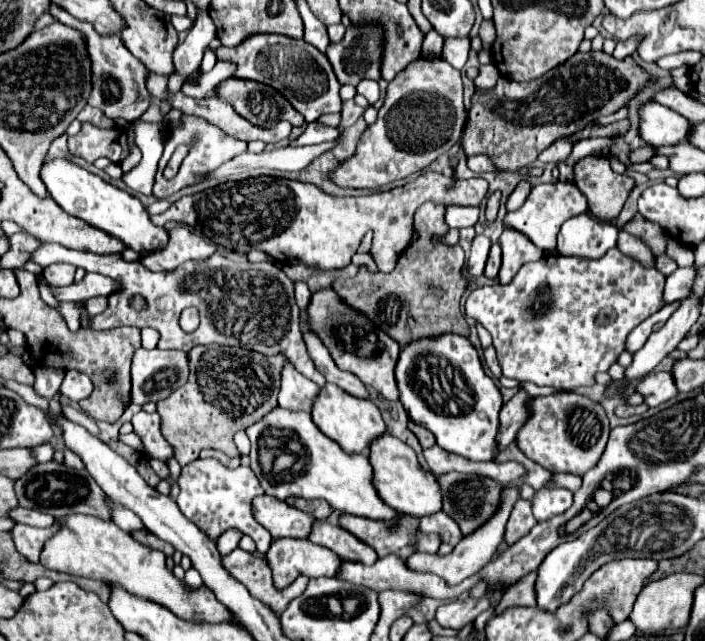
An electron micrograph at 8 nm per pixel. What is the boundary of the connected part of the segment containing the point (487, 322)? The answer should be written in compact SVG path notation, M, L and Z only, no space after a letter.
M611 248L599 260L583 260L583 258L567 258L567 256L559 256L559 254L545 254L545 256L541 256L541 260L523 264L519 268L517 276L511 280L511 284L493 284L493 286L483 286L483 288L473 290L467 298L465 312L467 312L469 318L475 318L475 322L479 322L493 336L493 348L497 350L497 360L501 364L503 376L515 378L519 382L533 382L537 386L555 386L559 390L575 390L579 386L591 386L595 382L593 376L597 372L605 372L617 360L617 356L625 350L627 334L635 326L639 326L645 318L649 318L653 312L661 310L661 306L663 306L663 286L665 286L665 276L657 268L643 268L641 264L631 260L629 256L621 254L617 248Z

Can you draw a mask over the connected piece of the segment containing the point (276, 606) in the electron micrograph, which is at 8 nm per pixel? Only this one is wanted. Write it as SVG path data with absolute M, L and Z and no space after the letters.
M235 548L229 556L221 556L221 562L223 562L225 570L235 580L239 580L253 598L261 600L263 604L269 604L269 608L273 608L273 612L277 612L277 616L281 616L281 610L287 608L289 600L303 594L303 590L307 588L307 582L309 582L309 578L299 576L293 584L289 584L289 588L279 590L273 586L271 568L269 568L267 560L257 554L249 554L241 548Z

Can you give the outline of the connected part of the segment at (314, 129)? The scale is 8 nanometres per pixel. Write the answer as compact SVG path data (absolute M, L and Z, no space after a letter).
M313 122L313 124L307 124L305 132L301 134L299 140L295 140L293 144L295 146L307 146L307 144L323 144L323 142L333 142L341 136L341 130L339 128L331 128L331 126L325 126L321 122Z

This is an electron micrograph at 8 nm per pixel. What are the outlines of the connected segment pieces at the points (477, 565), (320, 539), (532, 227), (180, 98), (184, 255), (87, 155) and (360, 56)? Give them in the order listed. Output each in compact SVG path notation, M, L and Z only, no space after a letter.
M509 484L509 486L503 486L503 492L501 492L501 508L497 508L497 512L481 526L477 528L477 532L471 532L469 536L465 536L455 548L451 554L447 556L435 556L435 554L423 554L423 552L415 552L413 556L407 558L407 564L409 568L413 568L415 572L431 572L431 574L437 574L439 578L447 580L449 584L459 584L461 580L477 574L497 552L497 548L501 546L503 542L503 532L505 532L505 524L507 524L507 518L513 510L513 504L519 500L519 488Z
M317 520L311 532L311 542L333 550L341 560L357 560L359 564L375 564L377 554L365 542L357 540L353 534L339 526L329 526L323 520Z
M557 180L557 182L533 186L525 204L515 212L507 212L505 226L511 226L511 228L523 232L541 250L555 250L555 238L559 234L561 224L573 216L583 214L583 212L587 212L587 200L577 190L577 186L571 182Z
M177 92L177 94L169 96L169 102L173 108L179 108L183 114L201 116L203 120L209 120L209 124L217 124L217 128L221 128L225 134L239 138L239 140L247 140L247 142L261 140L265 144L271 144L271 142L289 138L289 134L291 134L289 122L279 122L277 126L273 126L269 130L253 126L243 116L239 116L229 102L223 102L215 96L195 100L195 98L187 98L181 92Z
M179 224L177 228L169 230L167 248L155 254L147 254L143 258L143 264L154 272L173 270L187 260L205 260L215 254L215 250L215 243L202 232L198 234L195 229Z
M83 124L81 132L67 140L67 146L73 156L87 162L95 162L97 158L105 156L117 164L127 156L127 136L121 128L101 130L93 124Z
M349 26L339 44L329 44L327 58L341 84L357 86L361 78L379 80L381 32L369 26Z

